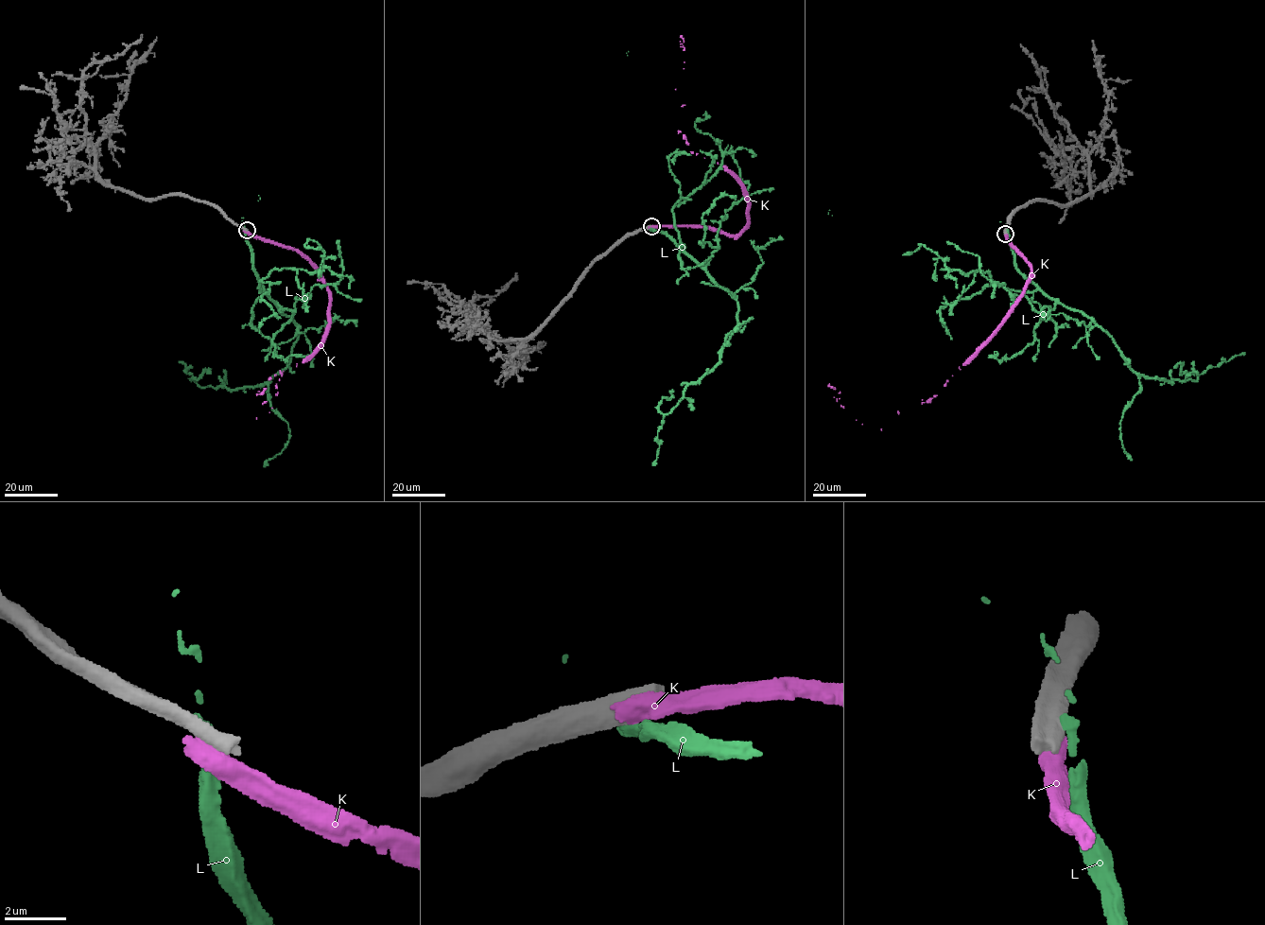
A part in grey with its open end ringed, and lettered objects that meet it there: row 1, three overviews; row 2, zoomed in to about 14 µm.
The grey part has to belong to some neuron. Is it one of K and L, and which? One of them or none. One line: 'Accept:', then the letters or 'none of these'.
Accept: none of these

